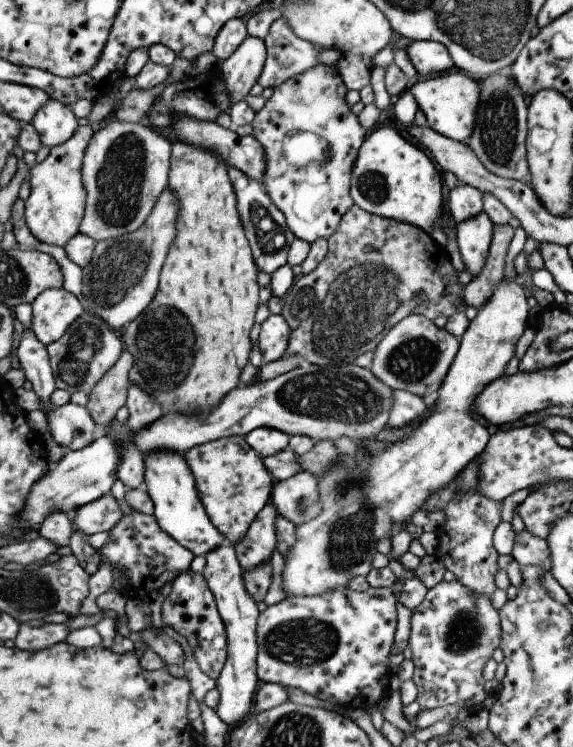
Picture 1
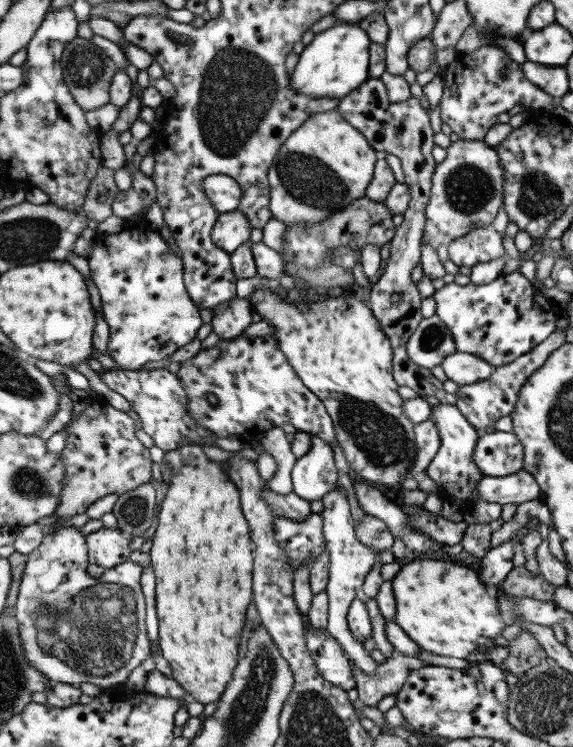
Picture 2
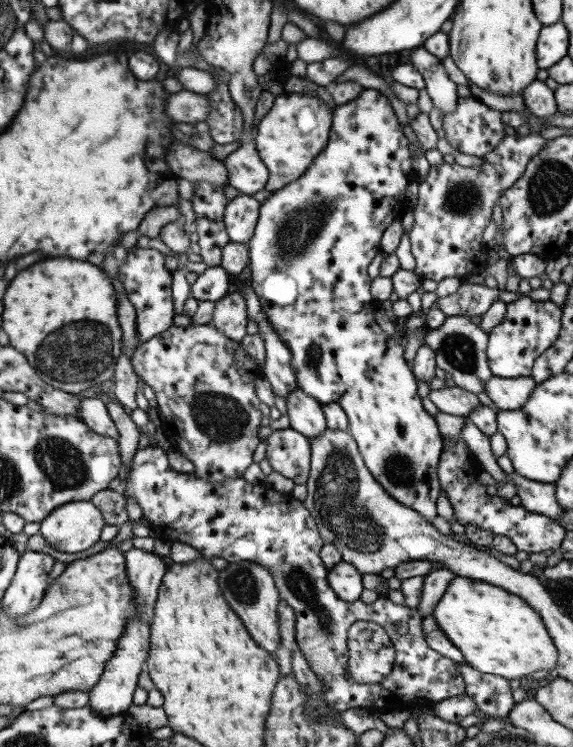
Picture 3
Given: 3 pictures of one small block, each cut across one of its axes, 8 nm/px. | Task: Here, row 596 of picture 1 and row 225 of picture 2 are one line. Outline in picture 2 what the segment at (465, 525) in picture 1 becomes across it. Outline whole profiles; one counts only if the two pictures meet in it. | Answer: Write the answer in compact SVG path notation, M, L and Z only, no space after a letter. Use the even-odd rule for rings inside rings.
M490 224L475 228L472 232L453 240L449 244L448 258L459 267L472 268L481 262L505 256L502 236Z

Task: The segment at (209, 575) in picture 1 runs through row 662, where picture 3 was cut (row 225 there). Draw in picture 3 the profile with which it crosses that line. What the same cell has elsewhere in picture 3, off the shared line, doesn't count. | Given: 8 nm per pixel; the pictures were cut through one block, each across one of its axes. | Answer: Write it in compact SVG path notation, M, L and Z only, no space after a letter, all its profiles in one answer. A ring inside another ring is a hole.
M238 195L230 199L224 209L223 221L230 240L247 243L254 234L260 212L261 202L253 195Z

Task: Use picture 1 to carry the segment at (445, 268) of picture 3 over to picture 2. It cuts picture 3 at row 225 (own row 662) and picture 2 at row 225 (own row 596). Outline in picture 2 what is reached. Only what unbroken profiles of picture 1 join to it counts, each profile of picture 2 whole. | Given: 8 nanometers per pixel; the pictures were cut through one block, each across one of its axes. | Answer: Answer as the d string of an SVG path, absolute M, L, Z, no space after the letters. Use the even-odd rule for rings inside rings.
M462 140L453 142L446 149L446 159L435 167L431 178L431 195L425 208L427 221L424 227L422 244L429 244L434 250L442 244L449 244L475 228L492 224L498 210L504 204L504 177L500 168L500 156L494 147L484 140Z

